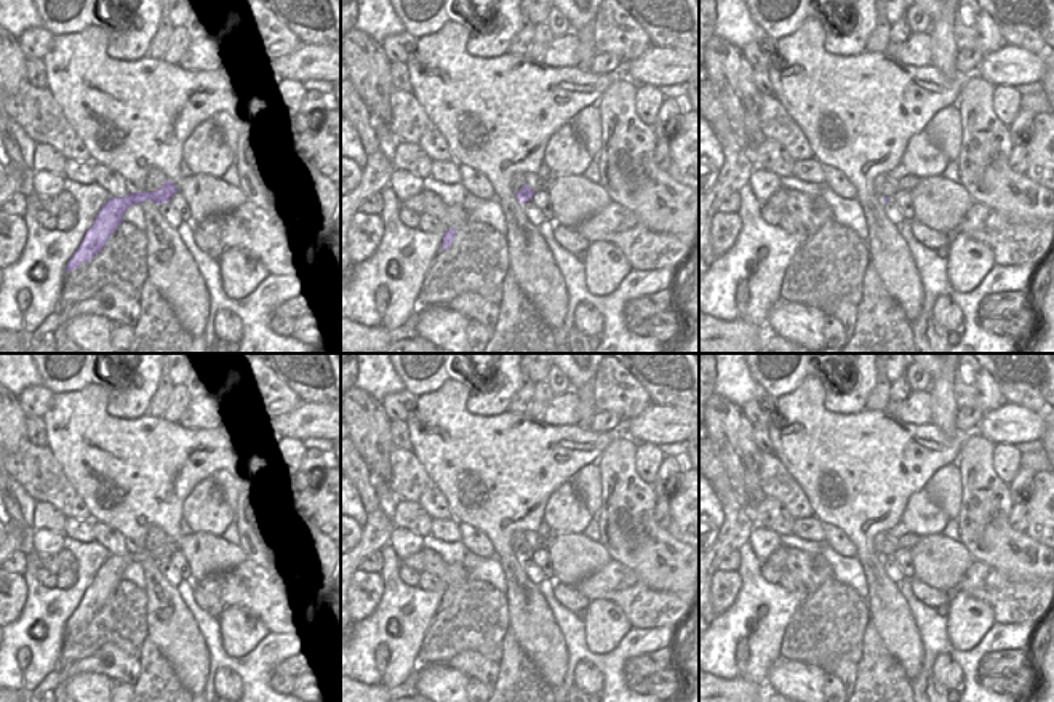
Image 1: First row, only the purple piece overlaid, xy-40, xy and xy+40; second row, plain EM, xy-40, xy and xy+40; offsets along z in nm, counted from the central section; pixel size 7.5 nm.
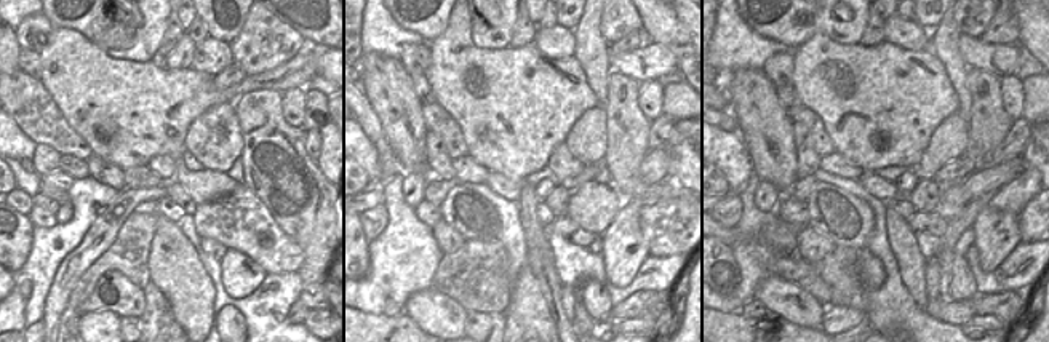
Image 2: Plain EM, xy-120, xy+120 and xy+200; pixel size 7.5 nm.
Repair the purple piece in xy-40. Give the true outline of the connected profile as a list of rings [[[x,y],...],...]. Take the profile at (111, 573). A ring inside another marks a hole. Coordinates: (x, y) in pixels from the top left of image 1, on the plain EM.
[[[166,537],[166,540],[154,550],[131,550],[125,555],[110,555],[98,569],[94,580],[86,588],[80,604],[67,620],[66,630],[80,625],[82,620],[91,619],[106,604],[109,595],[123,580],[123,571],[131,563],[142,563],[146,558],[160,563],[170,560],[176,550],[176,542]]]

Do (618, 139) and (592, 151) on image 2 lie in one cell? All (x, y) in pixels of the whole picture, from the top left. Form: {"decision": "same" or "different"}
{"decision": "different"}

